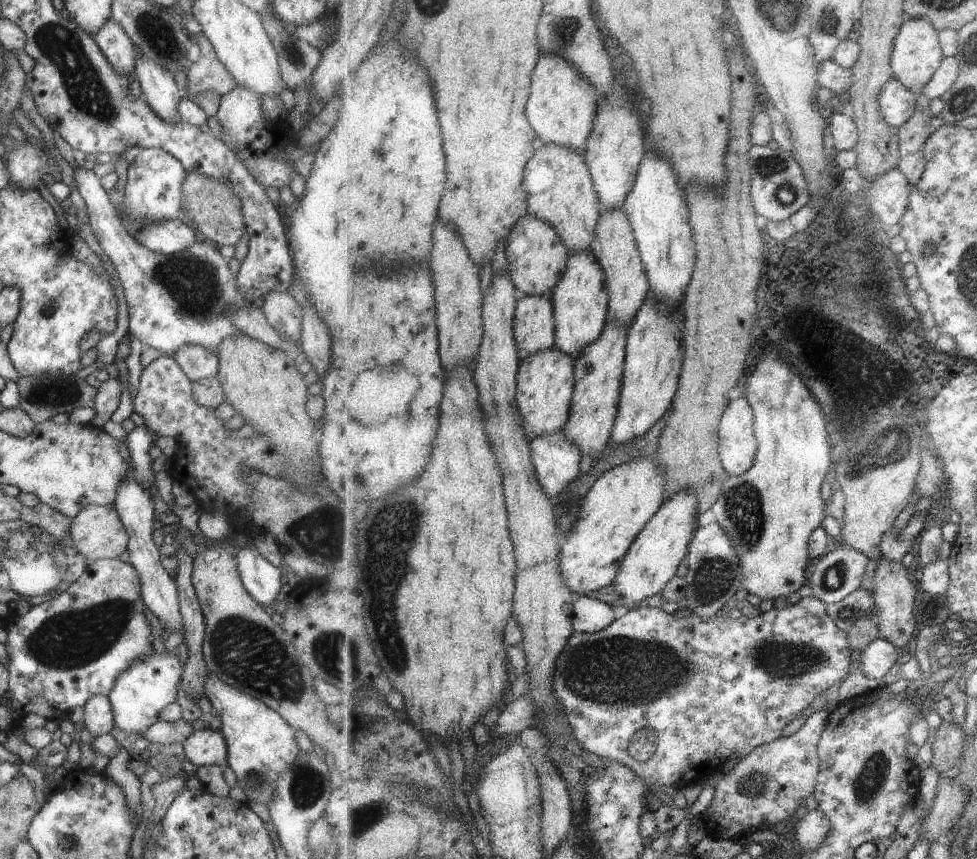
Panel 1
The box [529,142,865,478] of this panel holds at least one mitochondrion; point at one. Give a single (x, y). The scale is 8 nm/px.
(772, 167)

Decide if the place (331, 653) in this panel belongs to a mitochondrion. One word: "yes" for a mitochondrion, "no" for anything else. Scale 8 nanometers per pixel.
yes

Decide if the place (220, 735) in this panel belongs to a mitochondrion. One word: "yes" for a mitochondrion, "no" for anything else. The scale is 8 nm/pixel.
no

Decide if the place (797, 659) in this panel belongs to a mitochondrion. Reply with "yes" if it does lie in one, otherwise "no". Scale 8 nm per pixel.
yes

